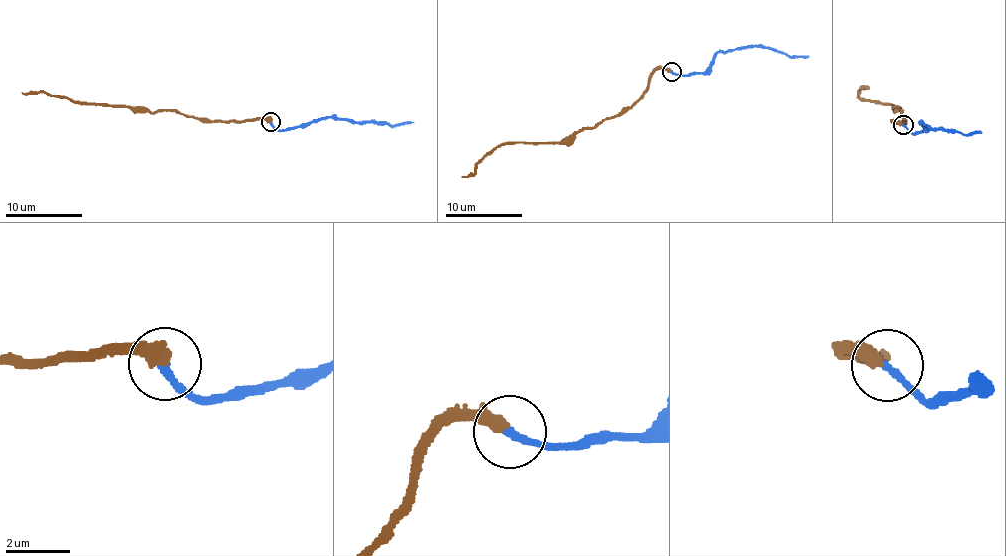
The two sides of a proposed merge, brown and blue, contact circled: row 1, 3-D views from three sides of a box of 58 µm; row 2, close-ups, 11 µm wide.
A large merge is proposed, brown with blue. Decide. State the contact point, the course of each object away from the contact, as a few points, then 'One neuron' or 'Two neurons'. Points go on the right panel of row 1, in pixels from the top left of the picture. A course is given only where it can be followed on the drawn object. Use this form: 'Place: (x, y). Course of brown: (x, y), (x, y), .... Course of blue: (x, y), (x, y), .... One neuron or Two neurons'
Place: (903, 125). Course of brown: (903, 125), (892, 121), (904, 122), (892, 104), (860, 100), (866, 87), (862, 87). Course of blue: (903, 125), (913, 133), (926, 132), (920, 123), (932, 128), (953, 129), (966, 135), (982, 131). One neuron

